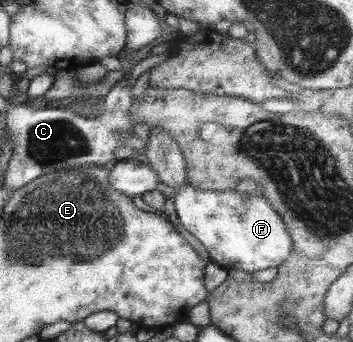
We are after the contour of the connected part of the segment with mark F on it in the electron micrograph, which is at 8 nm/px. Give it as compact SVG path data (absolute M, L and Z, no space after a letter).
M177 186L173 191L173 206L180 228L187 230L195 240L203 244L211 264L215 263L228 271L230 268L243 272L257 272L265 268L275 268L285 262L291 252L291 237L281 216L269 206L261 194L256 191L253 195L241 197L235 189L215 191L194 189L189 186Z

